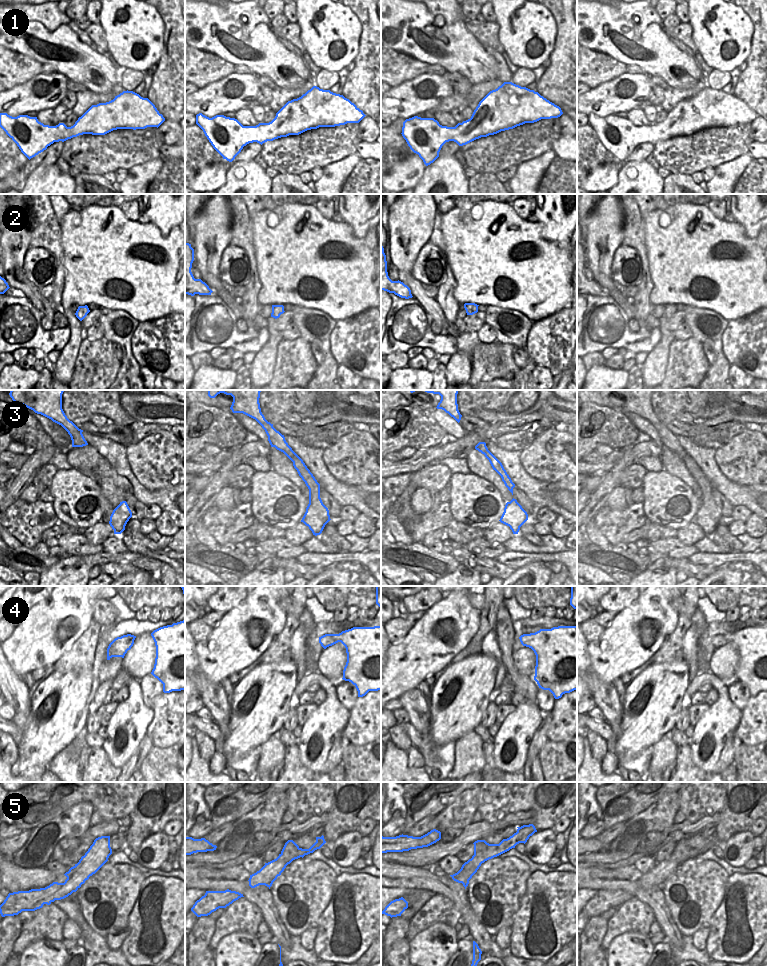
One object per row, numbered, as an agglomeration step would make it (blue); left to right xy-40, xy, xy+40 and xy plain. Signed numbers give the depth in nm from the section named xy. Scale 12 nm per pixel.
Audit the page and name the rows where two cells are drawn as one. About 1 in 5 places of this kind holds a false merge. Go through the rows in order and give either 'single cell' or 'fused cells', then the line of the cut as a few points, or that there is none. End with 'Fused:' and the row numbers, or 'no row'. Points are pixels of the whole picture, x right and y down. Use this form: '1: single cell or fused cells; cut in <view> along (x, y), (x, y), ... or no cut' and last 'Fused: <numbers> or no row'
1: single cell; no cut
2: single cell; no cut
3: single cell; no cut
4: single cell; no cut
5: fused cells; cut in xy+40 along (464, 864), (460, 872), (460, 881), (462, 883)
Fused: 5

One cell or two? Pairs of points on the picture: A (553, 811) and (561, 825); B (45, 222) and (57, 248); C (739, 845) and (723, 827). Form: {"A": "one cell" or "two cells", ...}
{"A": "two cells", "B": "one cell", "C": "two cells"}

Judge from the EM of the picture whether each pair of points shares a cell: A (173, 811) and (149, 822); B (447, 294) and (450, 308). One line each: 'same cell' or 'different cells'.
A: same cell
B: same cell

